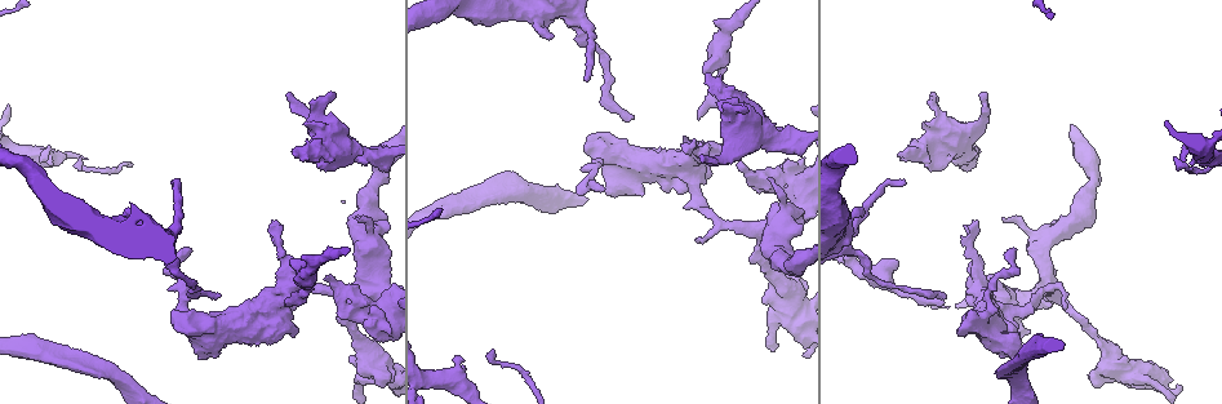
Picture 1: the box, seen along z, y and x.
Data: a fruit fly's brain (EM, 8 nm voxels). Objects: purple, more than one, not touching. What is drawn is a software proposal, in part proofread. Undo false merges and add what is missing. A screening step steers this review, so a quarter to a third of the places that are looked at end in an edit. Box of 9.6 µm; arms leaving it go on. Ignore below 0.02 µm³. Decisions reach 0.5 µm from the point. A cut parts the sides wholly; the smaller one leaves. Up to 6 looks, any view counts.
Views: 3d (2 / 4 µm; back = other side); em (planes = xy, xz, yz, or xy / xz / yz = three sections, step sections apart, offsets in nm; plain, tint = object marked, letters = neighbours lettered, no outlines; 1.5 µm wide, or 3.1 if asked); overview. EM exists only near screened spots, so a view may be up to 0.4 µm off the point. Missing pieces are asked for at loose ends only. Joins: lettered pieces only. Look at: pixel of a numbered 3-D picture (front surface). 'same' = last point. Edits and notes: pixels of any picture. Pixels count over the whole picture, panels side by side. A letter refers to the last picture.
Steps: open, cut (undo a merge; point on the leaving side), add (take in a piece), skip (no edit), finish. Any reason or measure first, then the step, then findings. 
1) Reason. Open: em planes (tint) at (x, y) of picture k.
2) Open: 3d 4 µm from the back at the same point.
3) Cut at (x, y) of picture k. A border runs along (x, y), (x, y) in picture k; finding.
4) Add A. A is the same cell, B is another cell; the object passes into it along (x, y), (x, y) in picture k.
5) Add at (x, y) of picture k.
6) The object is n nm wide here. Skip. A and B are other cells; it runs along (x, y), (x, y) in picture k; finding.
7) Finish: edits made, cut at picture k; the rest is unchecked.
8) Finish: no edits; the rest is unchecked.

Small branch off a trunk. Open: em planes (letters) at (577, 24) of picture 1.

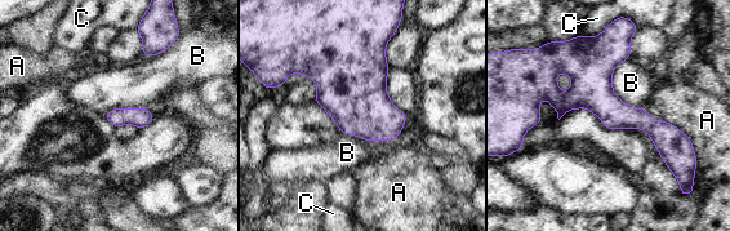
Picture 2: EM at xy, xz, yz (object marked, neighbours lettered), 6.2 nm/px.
The longest contact is with C, 380 nm. Skip. A, B and C are other cells; a border runs along (628, 57), (611, 89), (644, 109) in picture 2; one neuron here.

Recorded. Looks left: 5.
Calibre changes. Open: em planes (tint) at (596, 166) of picture 1.

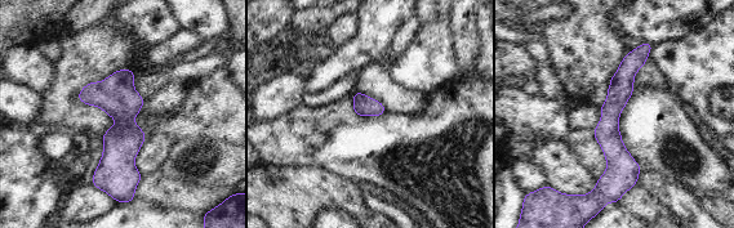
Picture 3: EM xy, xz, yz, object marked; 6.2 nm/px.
Open: em planes (letters) at the same point.

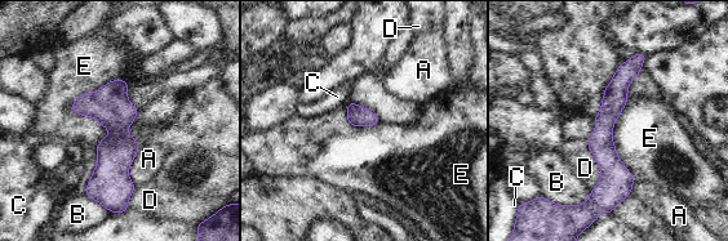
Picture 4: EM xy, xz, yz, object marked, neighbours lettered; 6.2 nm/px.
Skip. A, B, C, D and E are other cells; a border runs along (125, 80), (94, 144) in picture 4; continuous, no second neuron.

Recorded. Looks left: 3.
Tapers out. Open: 3d 2 µm at (1001, 220) of picture 1.

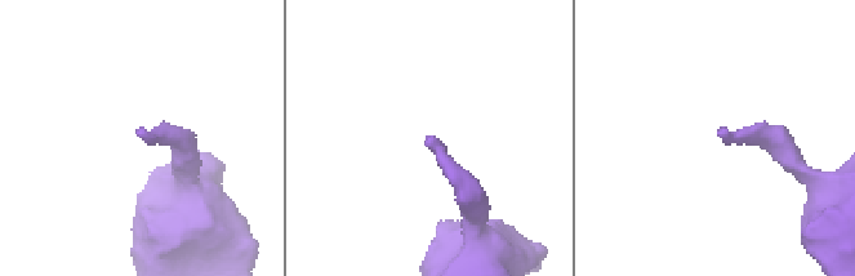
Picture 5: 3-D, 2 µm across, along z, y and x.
Open: em planes (letters) at (429, 138) of picture 5.

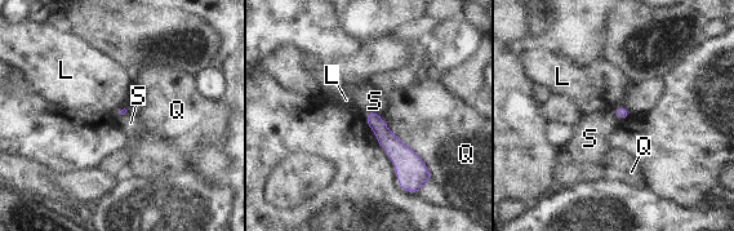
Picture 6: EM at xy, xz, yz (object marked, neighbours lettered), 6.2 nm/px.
Skip. L, Q and S are other cells; it runs along (370, 115), (409, 165), (409, 180) in picture 6; none of them fits.

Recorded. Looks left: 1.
Finish: no edits; the rest is unchecked.

